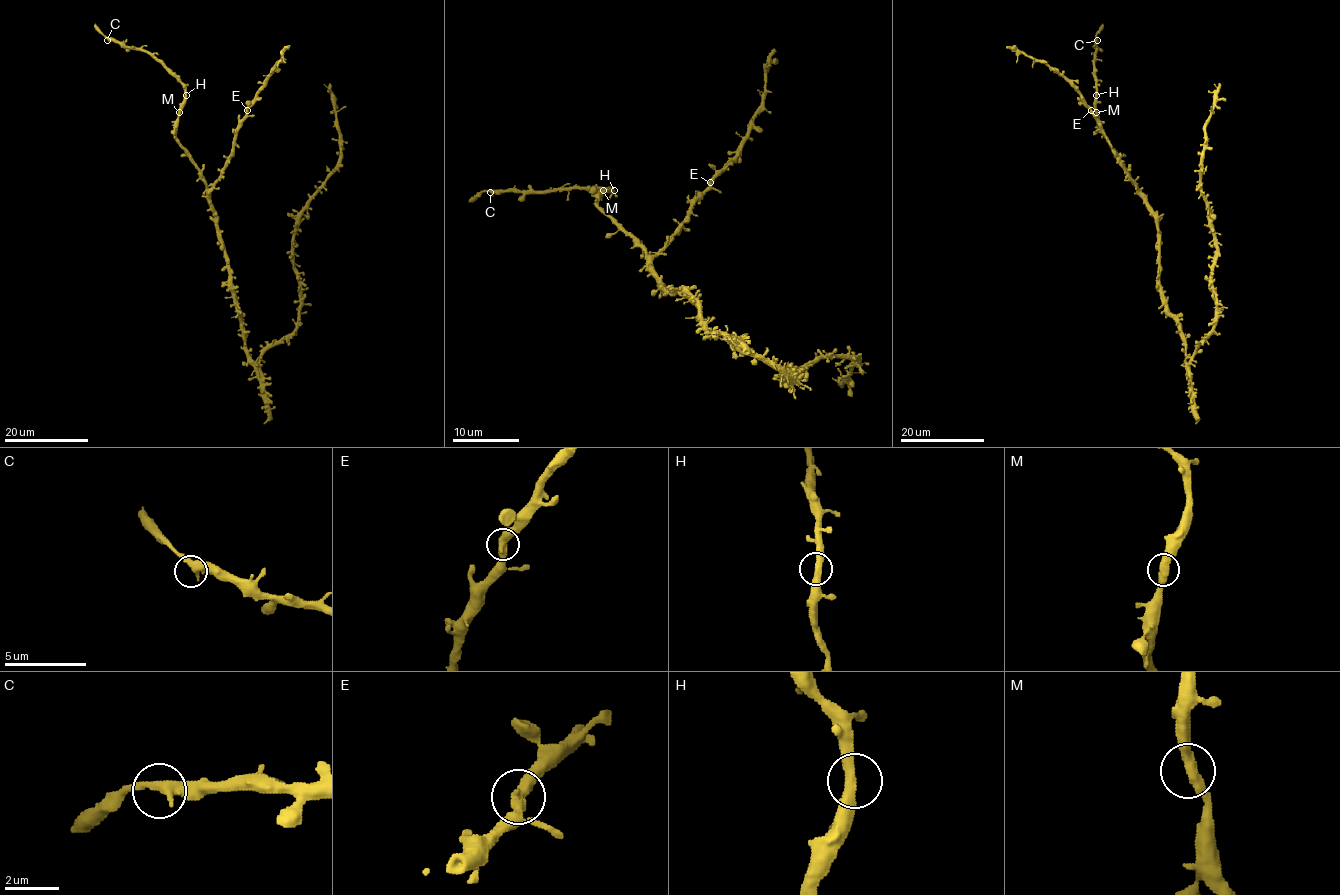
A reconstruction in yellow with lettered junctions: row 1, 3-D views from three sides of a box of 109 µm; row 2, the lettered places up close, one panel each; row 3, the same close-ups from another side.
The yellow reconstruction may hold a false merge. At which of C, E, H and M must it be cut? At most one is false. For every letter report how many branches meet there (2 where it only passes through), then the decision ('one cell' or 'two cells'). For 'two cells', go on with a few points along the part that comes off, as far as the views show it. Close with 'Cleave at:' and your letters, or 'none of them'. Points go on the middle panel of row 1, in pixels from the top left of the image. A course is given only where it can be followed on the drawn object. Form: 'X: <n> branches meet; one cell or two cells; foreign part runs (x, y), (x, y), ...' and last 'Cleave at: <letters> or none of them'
C: 2 branches meet; one cell
E: 2 branches meet; one cell
H: 2 branches meet; one cell
M: 2 branches meet; one cell
Cleave at: none of them

